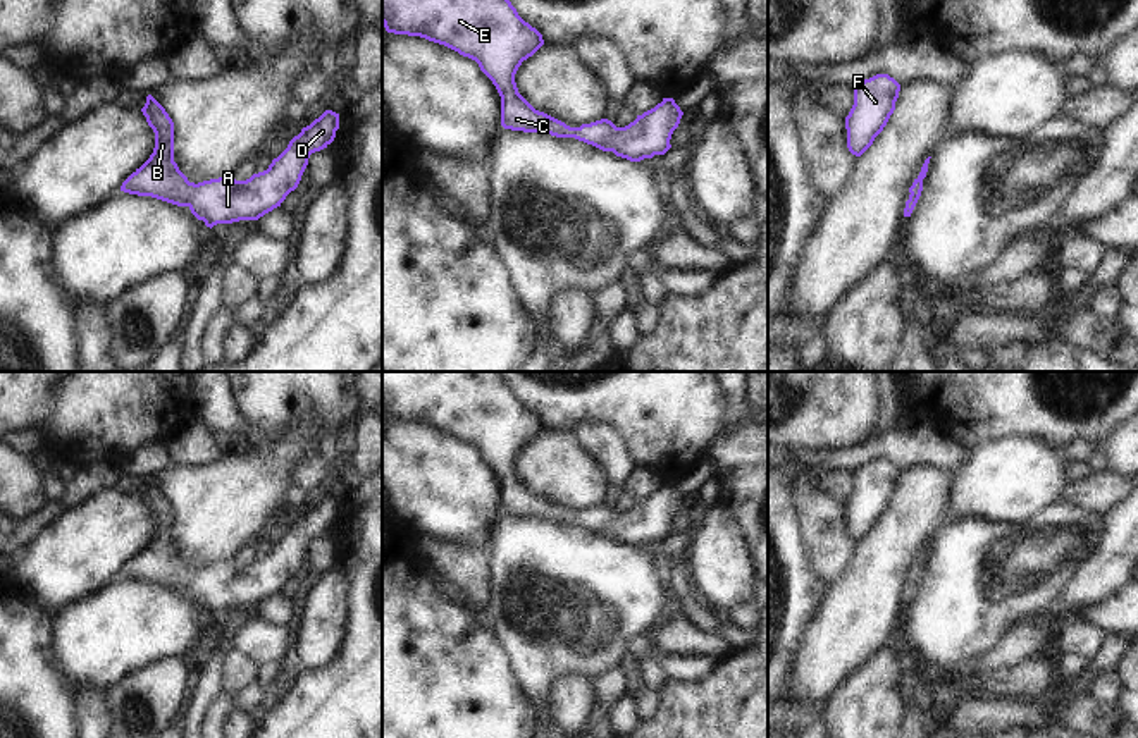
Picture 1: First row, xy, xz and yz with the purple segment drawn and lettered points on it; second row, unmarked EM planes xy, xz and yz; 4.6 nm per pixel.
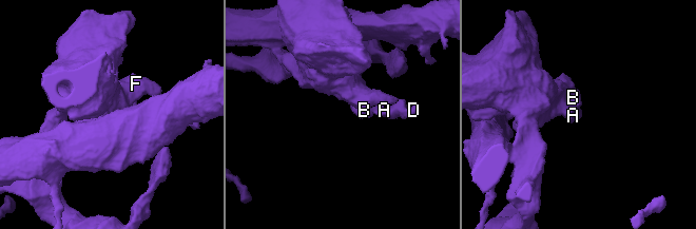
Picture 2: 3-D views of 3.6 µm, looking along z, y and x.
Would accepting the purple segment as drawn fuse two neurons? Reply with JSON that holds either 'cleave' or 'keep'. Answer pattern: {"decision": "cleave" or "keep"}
{"decision": "keep"}

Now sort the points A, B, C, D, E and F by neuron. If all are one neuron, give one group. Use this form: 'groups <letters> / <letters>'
groups A B C D E F

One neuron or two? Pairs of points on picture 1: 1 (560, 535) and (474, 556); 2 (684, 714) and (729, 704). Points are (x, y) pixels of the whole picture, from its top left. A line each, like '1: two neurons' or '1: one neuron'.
1: two neurons
2: one neuron

